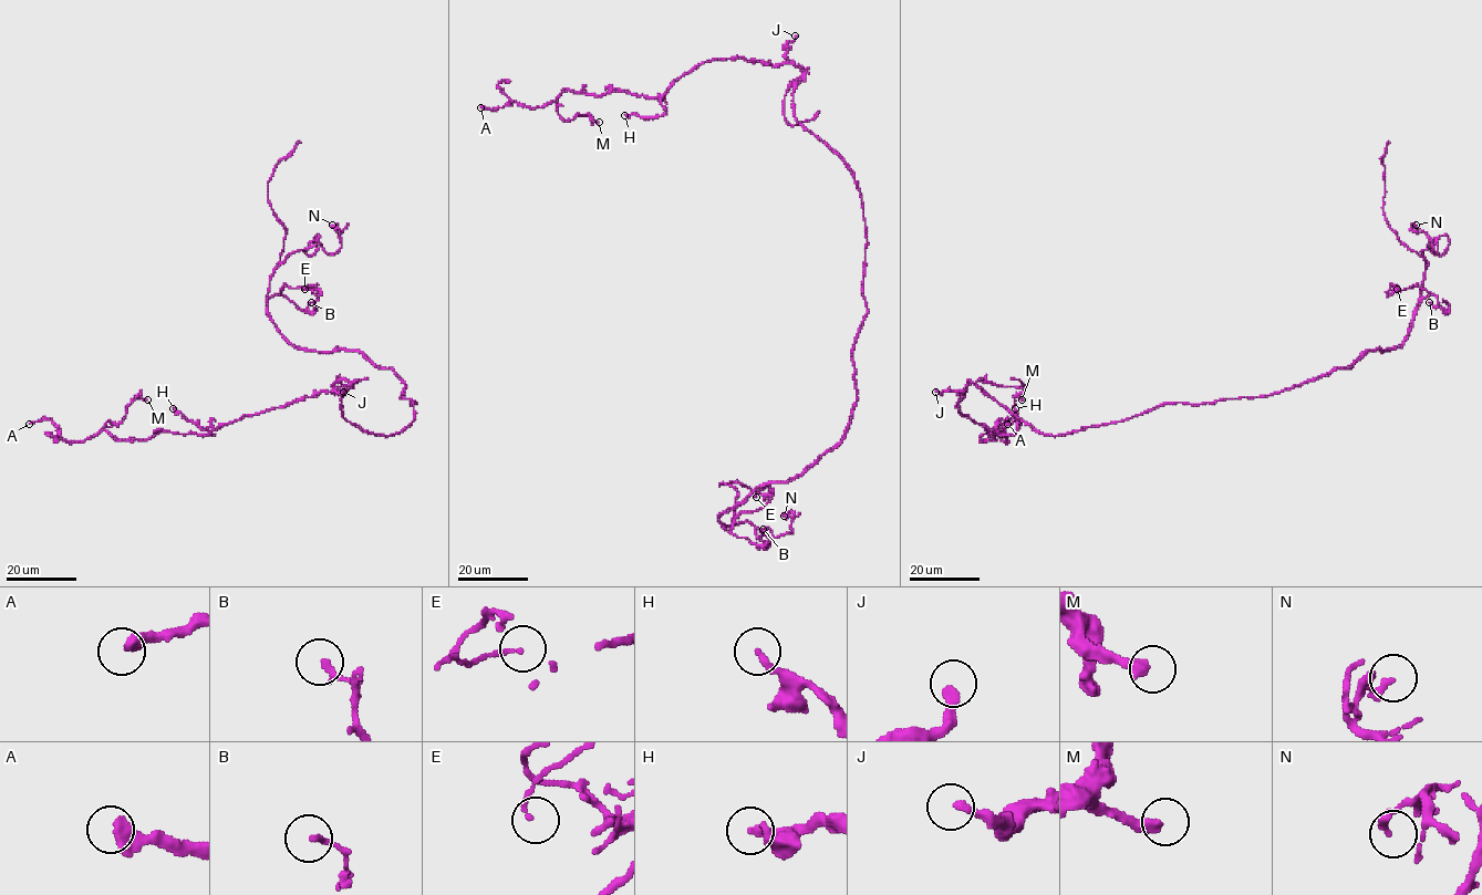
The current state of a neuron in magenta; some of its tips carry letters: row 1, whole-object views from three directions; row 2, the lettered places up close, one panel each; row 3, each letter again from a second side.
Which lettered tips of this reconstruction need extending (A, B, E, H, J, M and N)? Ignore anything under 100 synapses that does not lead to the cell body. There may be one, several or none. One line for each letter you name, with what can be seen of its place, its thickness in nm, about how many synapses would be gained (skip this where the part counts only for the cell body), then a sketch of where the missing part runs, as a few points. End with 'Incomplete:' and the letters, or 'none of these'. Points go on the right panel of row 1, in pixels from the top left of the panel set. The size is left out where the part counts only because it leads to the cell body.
Incomplete: none of these

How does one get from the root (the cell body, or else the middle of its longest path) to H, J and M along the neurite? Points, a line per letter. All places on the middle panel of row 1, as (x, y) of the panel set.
H: (867, 240), (853, 173), (795, 117), (804, 76), (795, 65), (702, 62), (663, 96), (663, 115), (624, 115)
J: (867, 240), (853, 173), (795, 117), (794, 90), (804, 76), (786, 56), (787, 44), (795, 35)
M: (867, 240), (853, 173), (795, 117), (790, 62), (715, 59), (660, 97), (557, 99), (563, 120), (599, 122)

